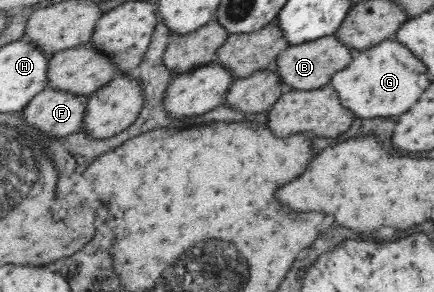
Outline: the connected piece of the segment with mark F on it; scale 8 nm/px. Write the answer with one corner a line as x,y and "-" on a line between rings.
49,87
30,99
21,113
28,124
32,124
38,130
45,129
47,135
68,136
68,134
80,130
83,126
88,98
88,95
74,94
59,88

